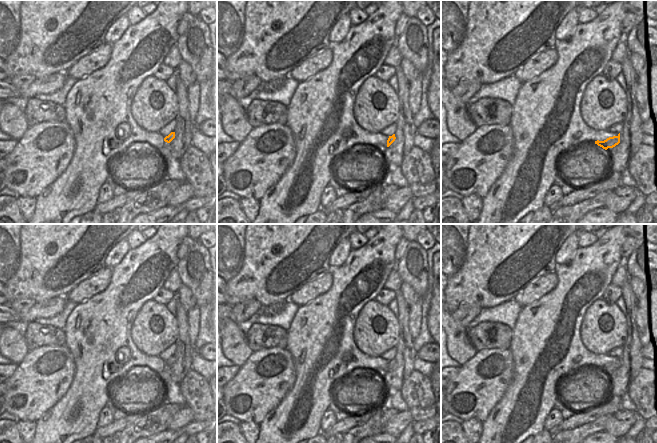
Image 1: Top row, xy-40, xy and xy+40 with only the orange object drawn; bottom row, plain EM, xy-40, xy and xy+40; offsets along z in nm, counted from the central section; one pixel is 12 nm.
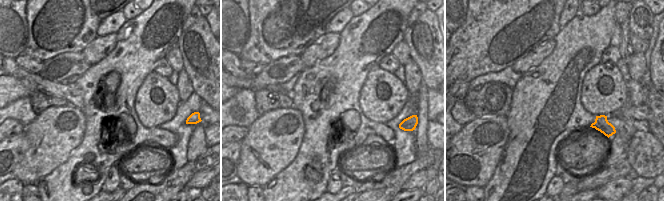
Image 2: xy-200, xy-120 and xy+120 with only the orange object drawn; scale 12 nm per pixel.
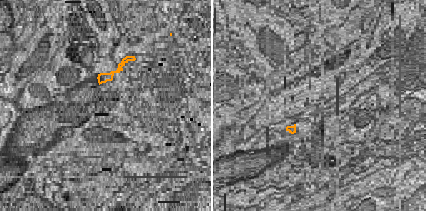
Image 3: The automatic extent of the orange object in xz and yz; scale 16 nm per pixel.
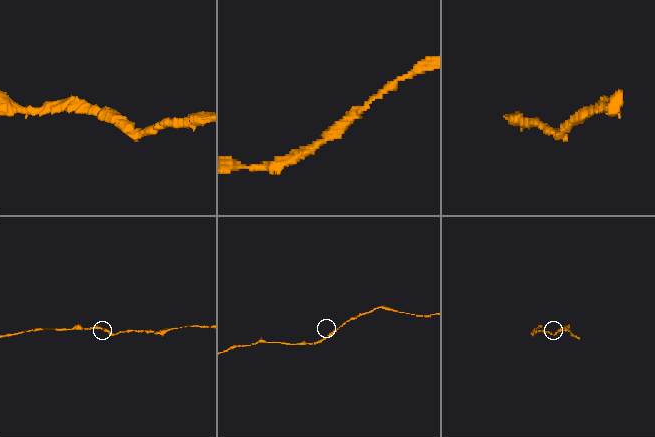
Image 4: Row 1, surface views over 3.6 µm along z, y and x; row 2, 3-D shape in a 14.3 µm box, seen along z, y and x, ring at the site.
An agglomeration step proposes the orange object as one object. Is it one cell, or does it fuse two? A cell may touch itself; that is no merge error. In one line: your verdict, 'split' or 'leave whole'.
leave whole

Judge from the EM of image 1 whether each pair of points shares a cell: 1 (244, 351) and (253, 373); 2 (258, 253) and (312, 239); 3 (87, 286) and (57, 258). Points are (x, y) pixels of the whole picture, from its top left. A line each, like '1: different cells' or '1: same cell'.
1: different cells
2: same cell
3: different cells

